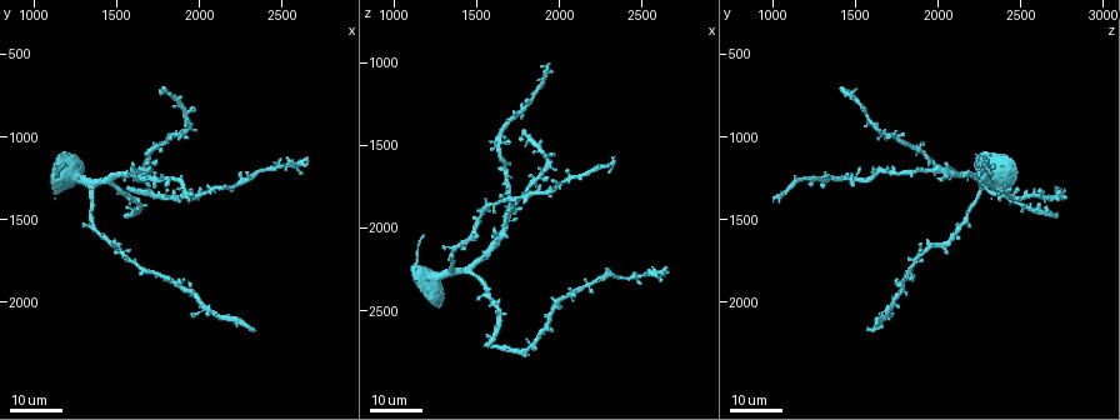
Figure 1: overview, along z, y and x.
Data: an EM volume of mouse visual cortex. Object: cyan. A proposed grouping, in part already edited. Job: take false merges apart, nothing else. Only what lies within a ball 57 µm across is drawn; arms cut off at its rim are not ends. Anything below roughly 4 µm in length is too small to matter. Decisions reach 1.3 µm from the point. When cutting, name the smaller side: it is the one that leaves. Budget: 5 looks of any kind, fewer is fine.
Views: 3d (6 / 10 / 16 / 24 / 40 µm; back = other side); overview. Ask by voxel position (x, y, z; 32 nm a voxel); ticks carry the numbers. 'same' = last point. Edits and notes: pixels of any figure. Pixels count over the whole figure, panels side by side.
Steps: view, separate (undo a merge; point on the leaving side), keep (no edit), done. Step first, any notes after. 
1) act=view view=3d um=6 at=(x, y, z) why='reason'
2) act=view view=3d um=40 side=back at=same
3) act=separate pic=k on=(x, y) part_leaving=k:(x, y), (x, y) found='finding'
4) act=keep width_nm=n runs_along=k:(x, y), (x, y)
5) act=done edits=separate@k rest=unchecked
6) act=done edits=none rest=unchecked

act=view view=3d um=24 at=(1640, 1260, 1500) why='side arm on a straight run'

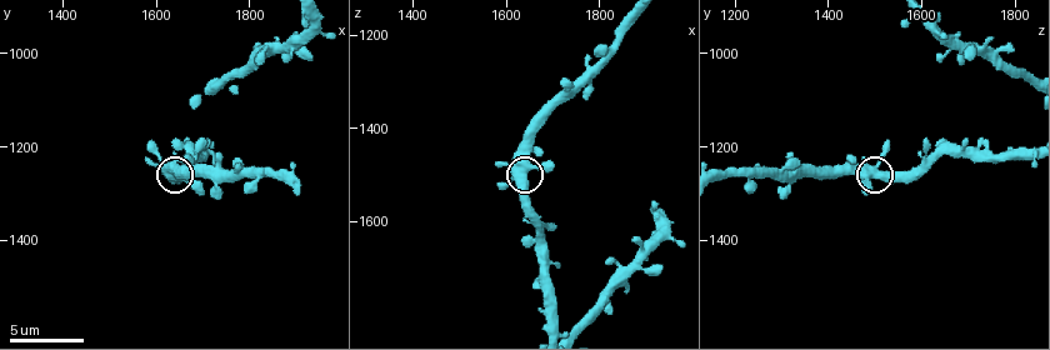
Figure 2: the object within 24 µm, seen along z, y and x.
act=view view=3d um=10 at=(1640, 1255, 1510) why='closer look'

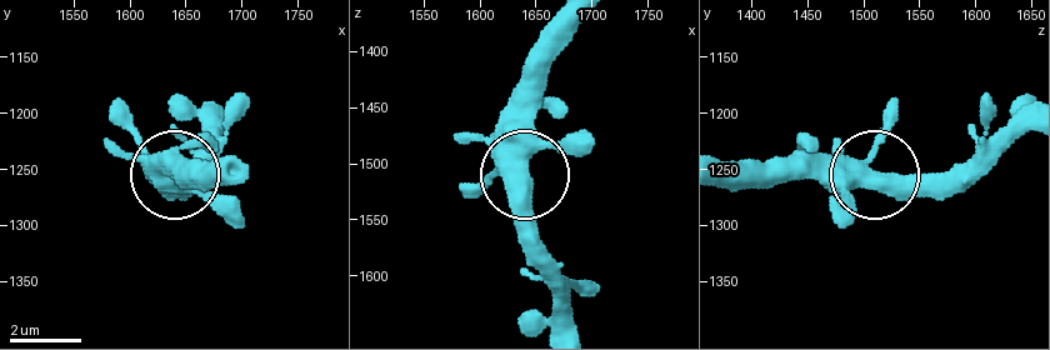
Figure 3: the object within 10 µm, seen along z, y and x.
act=keep found='all the same neuron'

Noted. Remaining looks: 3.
act=view view=3d um=24 at=(1540, 1720, 1880) why='sudden change in width'

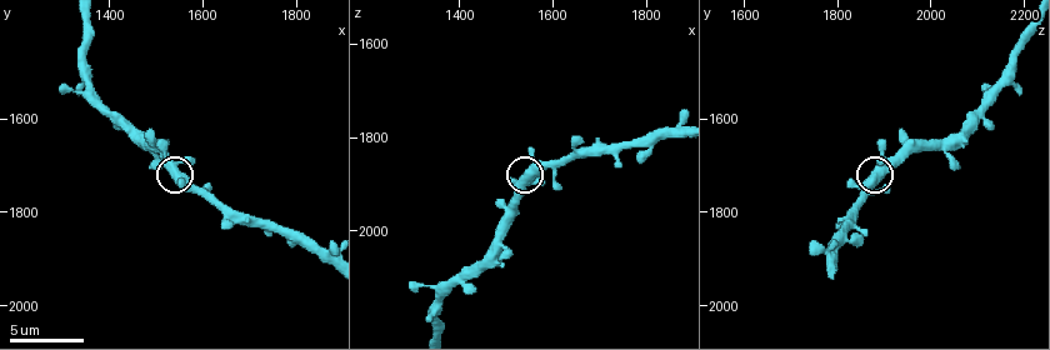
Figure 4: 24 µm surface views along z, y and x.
act=view view=3d um=6 at=(1545, 1715, 1885)

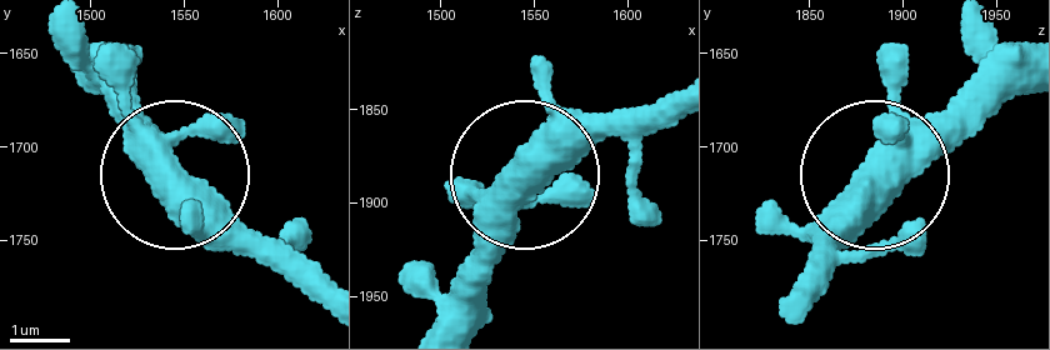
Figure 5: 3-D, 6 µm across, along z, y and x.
act=keep arms=3 found='all the same neuron'

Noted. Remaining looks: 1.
act=done edits=none rest=unchecked

